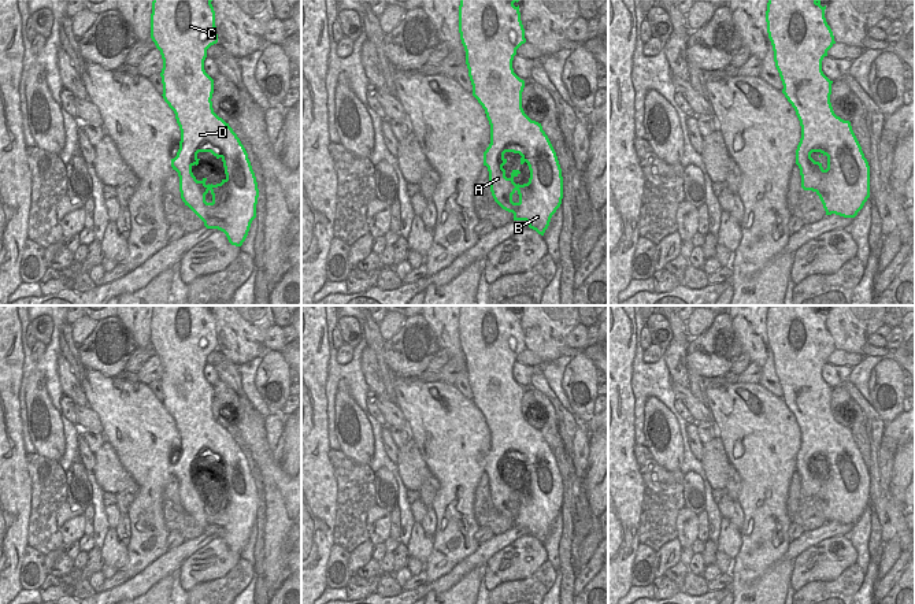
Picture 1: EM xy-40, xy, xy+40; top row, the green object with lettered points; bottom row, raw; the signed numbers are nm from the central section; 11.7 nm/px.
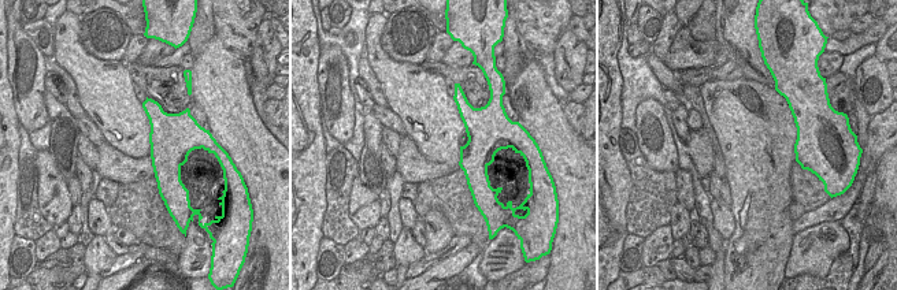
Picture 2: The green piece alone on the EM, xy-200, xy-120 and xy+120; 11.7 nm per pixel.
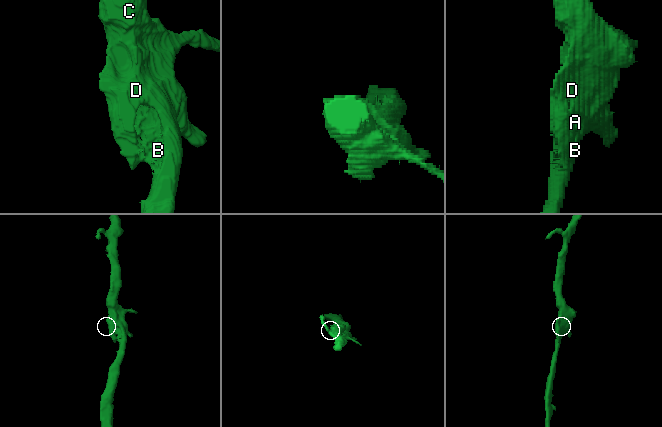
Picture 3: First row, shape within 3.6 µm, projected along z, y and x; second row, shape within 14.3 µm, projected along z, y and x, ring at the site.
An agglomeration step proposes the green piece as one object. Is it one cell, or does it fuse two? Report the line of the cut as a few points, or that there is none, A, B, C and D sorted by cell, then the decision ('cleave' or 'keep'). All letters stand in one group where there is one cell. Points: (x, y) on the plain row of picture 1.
no cut; A B C D; keep

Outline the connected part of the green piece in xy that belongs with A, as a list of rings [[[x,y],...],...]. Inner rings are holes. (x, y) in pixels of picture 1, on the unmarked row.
[[[460,305],[459,340],[466,357],[473,403],[485,416],[490,431],[490,451],[484,459],[484,473],[489,478],[492,503],[503,516],[514,520],[514,527],[526,527],[530,536],[544,542],[552,522],[562,511],[563,483],[556,459],[541,430],[531,427],[522,415],[525,388],[514,379],[512,367],[526,345],[515,308],[519,305]],[[505,459],[519,460],[521,471],[527,470],[527,490],[514,489],[521,481],[519,477],[512,477],[511,483],[505,483]]]

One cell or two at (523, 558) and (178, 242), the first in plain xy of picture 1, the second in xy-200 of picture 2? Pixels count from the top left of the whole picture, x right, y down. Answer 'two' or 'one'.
two

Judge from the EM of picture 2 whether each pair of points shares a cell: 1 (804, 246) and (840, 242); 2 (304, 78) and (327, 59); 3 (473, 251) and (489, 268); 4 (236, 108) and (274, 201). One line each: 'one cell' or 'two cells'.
1: one cell
2: two cells
3: two cells
4: one cell

